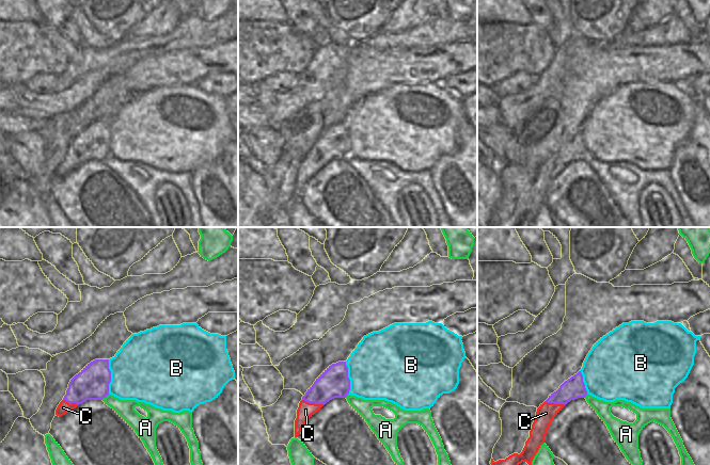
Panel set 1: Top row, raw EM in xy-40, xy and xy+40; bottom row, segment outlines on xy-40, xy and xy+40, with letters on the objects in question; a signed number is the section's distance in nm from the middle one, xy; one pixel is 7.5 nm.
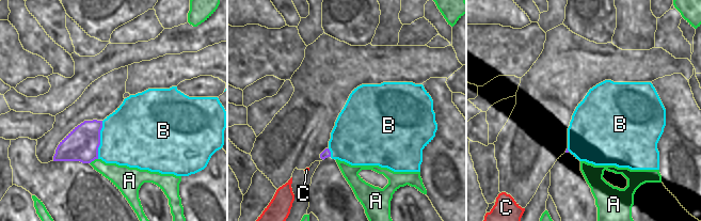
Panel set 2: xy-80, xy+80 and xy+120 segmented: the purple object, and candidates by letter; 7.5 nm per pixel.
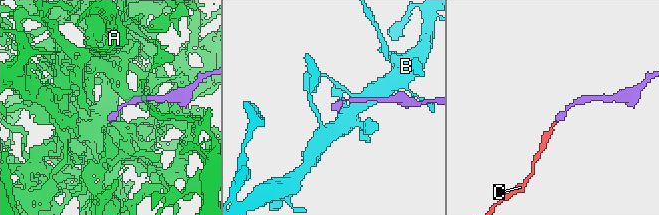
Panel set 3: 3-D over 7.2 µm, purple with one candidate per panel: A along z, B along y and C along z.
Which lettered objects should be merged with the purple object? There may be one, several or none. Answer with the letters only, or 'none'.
none

